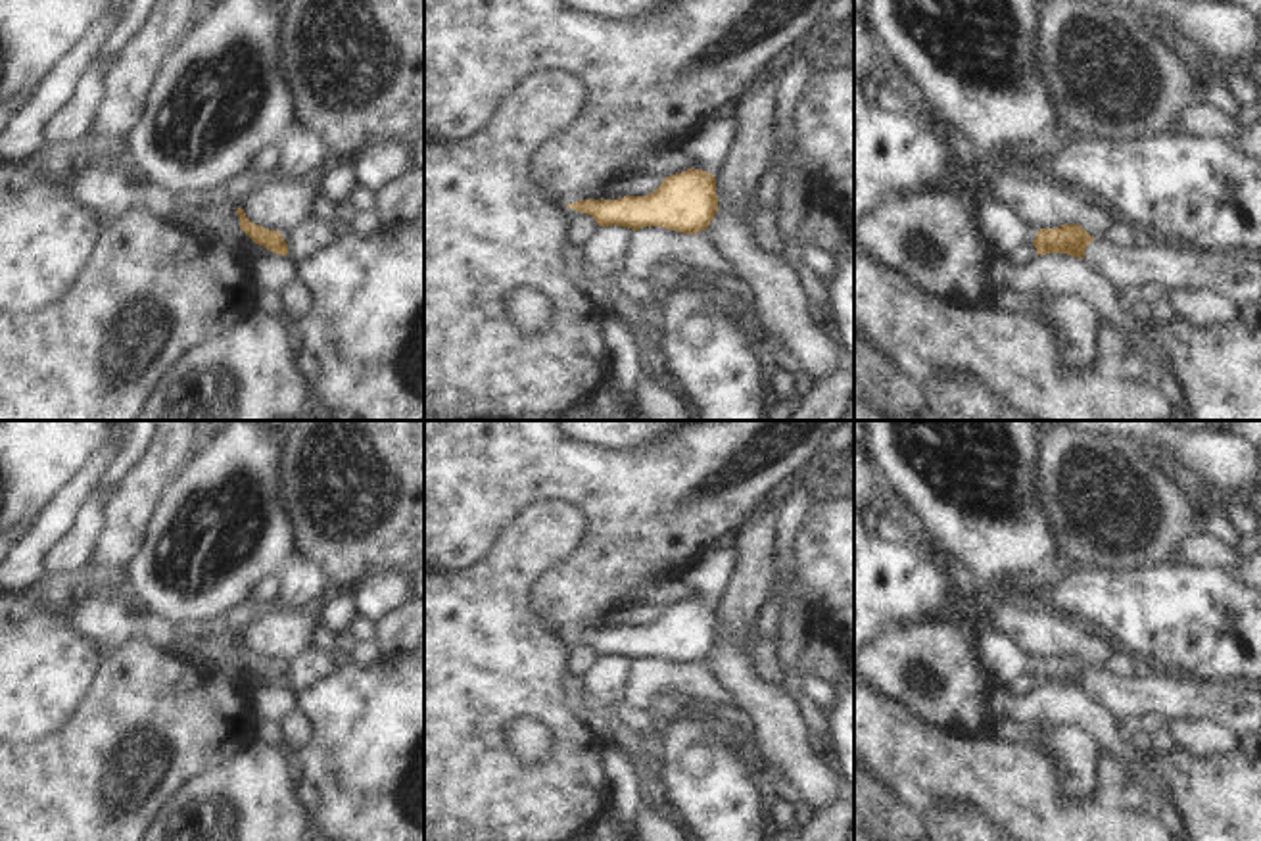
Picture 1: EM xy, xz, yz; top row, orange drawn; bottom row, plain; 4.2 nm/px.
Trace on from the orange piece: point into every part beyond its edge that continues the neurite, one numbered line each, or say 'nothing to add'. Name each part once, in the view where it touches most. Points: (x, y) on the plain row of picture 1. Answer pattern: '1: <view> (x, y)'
1: yz (1000, 655)

